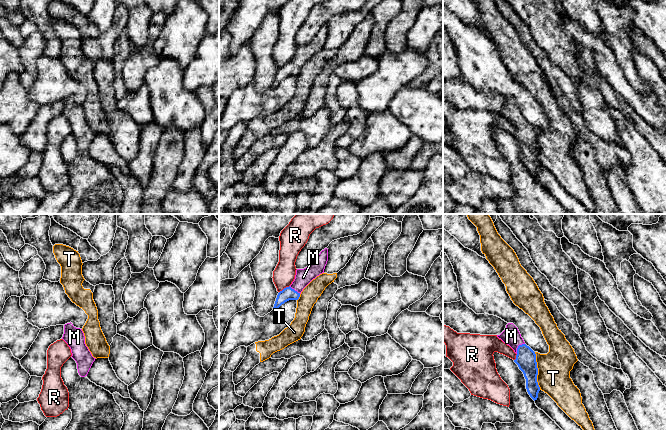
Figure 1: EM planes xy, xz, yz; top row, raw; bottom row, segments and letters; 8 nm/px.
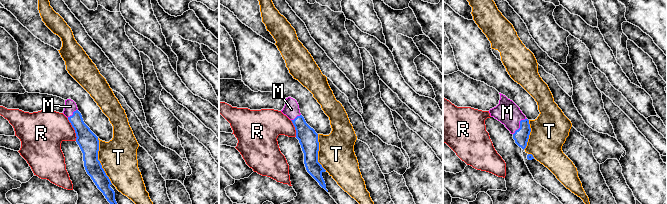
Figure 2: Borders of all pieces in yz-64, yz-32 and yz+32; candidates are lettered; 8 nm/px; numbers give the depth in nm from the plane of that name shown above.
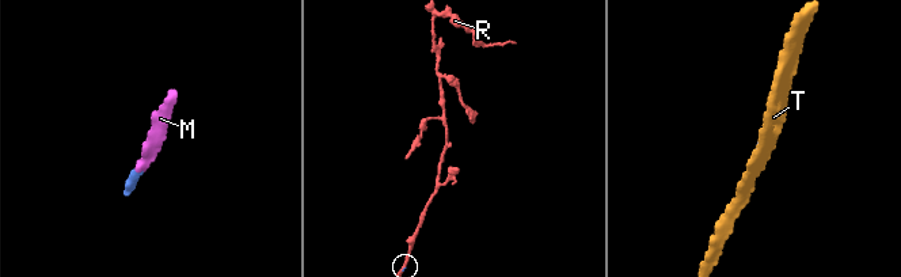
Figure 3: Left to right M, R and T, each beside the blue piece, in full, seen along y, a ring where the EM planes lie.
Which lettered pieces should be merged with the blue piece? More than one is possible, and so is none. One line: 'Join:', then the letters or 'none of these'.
Join: M

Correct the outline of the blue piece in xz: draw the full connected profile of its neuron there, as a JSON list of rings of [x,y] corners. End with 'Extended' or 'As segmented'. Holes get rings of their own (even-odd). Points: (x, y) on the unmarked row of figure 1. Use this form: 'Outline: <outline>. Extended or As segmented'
Outline: [[[328,25],[320,28],[314,38],[304,45],[297,45],[295,55],[289,63],[284,64],[277,71],[273,86],[289,76],[298,76],[303,65],[317,52],[324,49],[328,37]]]. Extended

